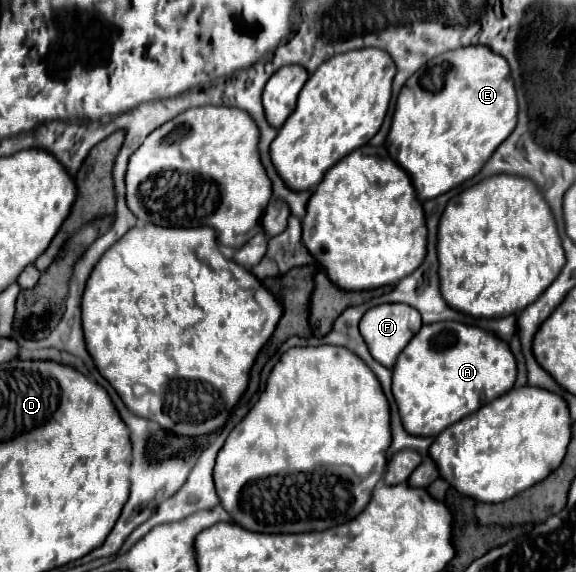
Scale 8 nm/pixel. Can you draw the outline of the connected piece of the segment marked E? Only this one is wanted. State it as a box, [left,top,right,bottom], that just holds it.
[385,45,517,201]

